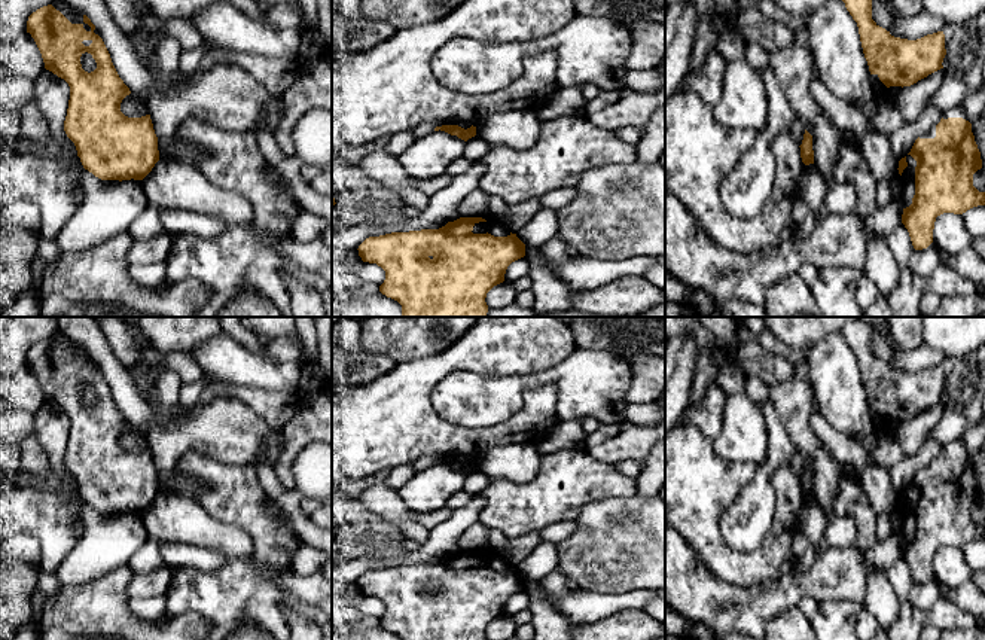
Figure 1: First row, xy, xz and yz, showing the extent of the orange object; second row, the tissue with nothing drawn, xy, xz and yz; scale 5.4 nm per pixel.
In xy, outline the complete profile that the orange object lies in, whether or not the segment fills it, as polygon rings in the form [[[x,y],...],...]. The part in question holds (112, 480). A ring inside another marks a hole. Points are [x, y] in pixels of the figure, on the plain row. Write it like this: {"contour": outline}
{"contour": [[[52,338],[37,342],[27,354],[27,366],[39,381],[45,402],[70,420],[64,464],[74,476],[83,502],[101,513],[143,513],[159,494],[158,470],[150,448],[128,451],[121,445],[121,436],[131,424],[119,411],[103,372],[94,363],[95,359],[86,348],[82,357],[71,357]],[[85,385],[97,396],[91,406],[80,397]]]}

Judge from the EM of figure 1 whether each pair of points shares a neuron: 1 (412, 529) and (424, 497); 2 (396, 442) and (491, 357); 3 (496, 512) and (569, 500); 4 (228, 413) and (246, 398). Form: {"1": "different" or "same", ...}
{"1": "different", "2": "same", "3": "same", "4": "different"}

